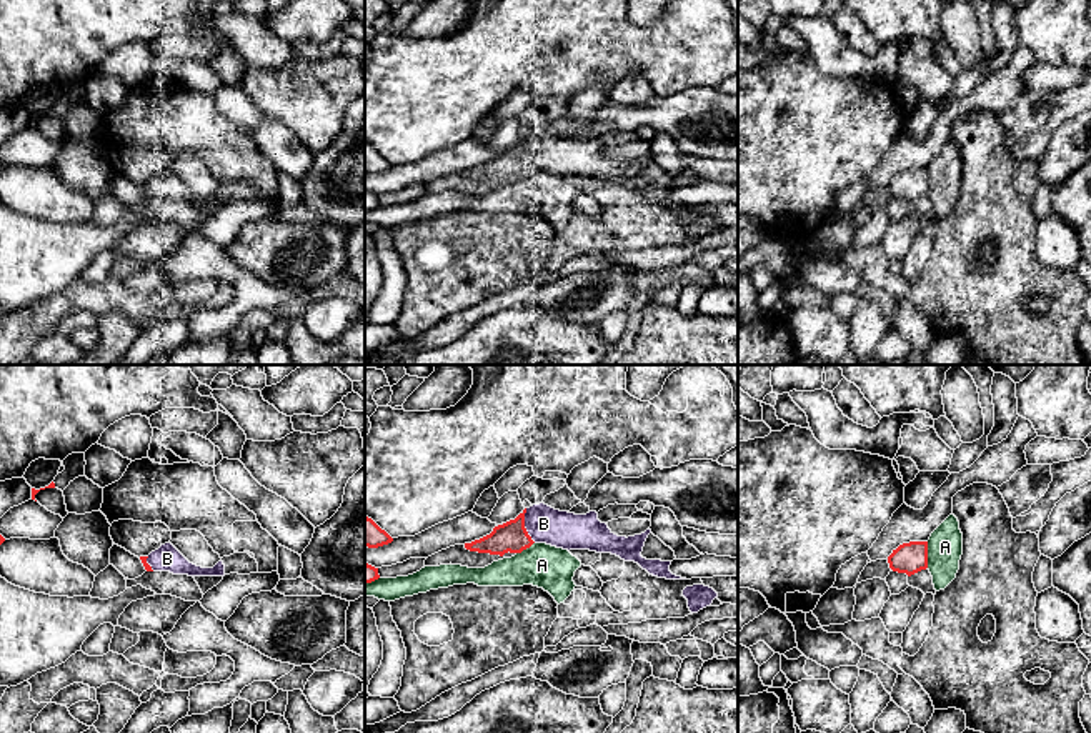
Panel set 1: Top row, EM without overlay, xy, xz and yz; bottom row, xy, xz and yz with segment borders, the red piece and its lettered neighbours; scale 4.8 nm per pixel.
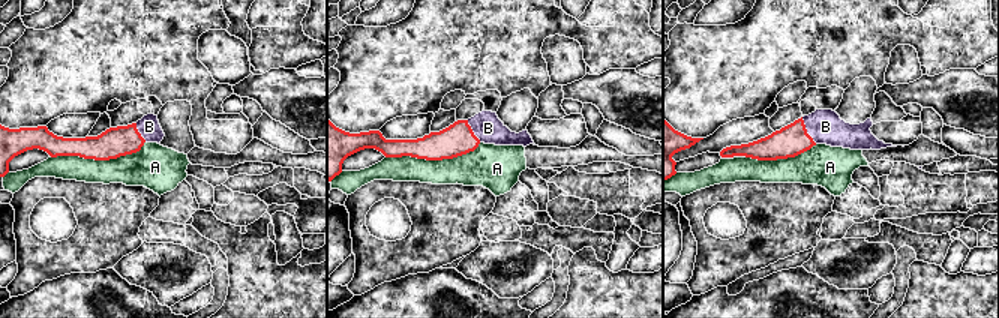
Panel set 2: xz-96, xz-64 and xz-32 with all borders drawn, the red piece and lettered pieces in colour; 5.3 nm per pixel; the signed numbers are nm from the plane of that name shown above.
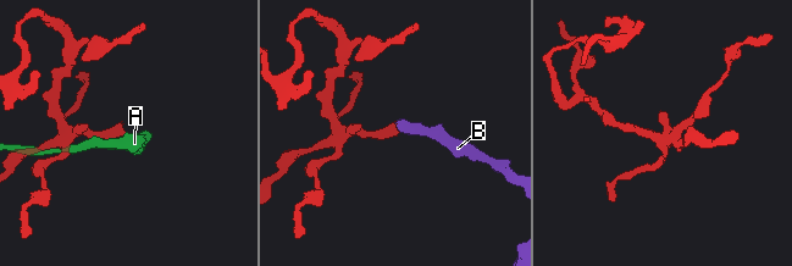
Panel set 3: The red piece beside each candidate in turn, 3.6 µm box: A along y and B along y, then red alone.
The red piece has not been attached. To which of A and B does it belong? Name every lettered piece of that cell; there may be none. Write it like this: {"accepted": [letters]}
{"accepted": ["B"]}

